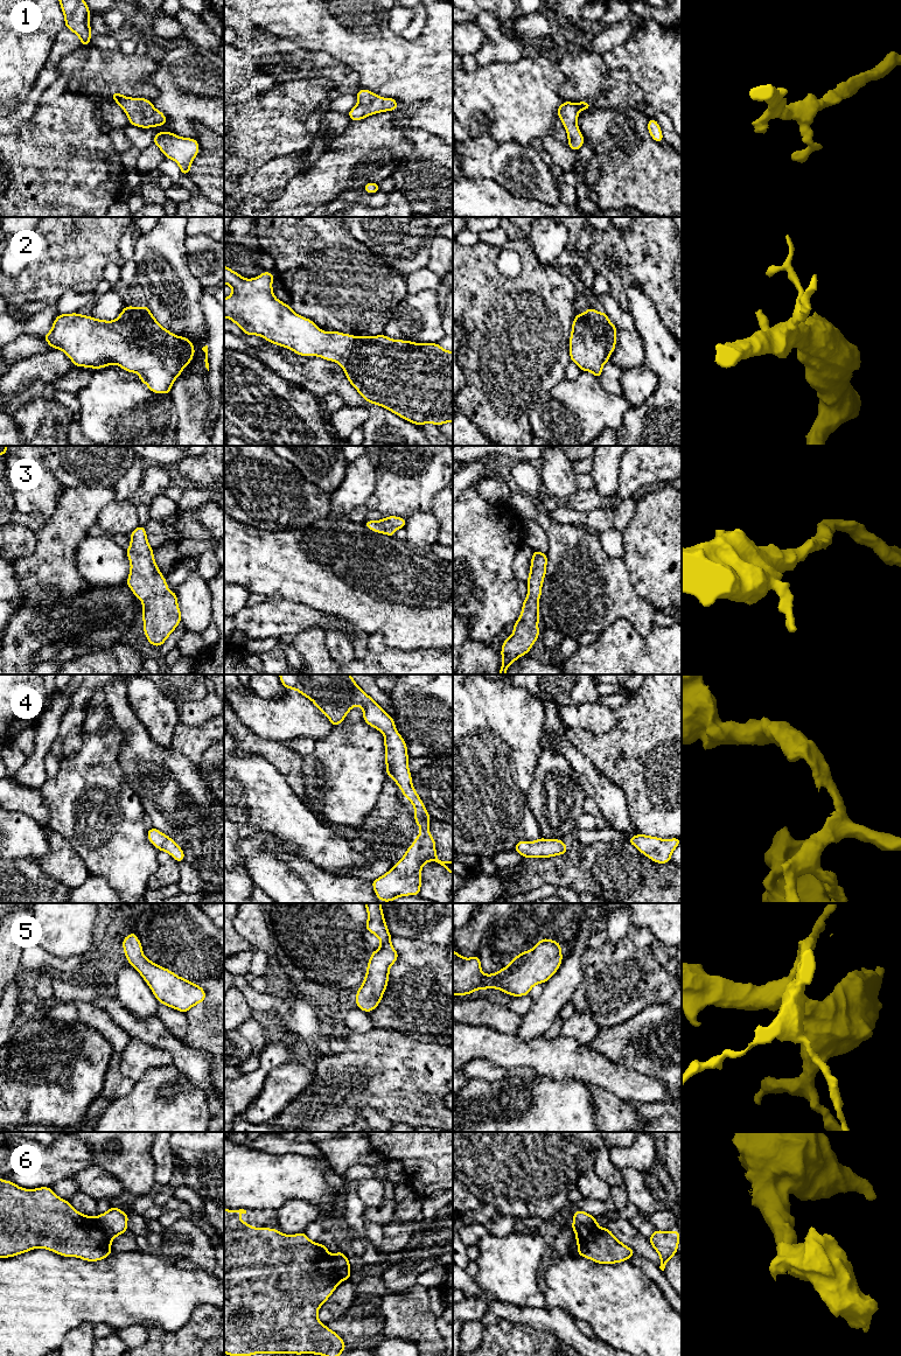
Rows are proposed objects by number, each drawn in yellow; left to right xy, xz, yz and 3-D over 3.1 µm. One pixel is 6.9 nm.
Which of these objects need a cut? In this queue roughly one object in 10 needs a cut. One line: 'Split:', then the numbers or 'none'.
Split: 6

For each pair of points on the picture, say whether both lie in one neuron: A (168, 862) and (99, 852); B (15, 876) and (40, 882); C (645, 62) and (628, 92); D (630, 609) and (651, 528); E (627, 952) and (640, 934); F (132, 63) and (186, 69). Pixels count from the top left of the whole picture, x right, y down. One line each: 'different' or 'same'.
A: different
B: same
C: different
D: different
E: different
F: different

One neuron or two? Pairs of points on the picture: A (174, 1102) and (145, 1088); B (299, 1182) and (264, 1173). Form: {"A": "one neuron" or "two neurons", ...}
{"A": "one neuron", "B": "one neuron"}

